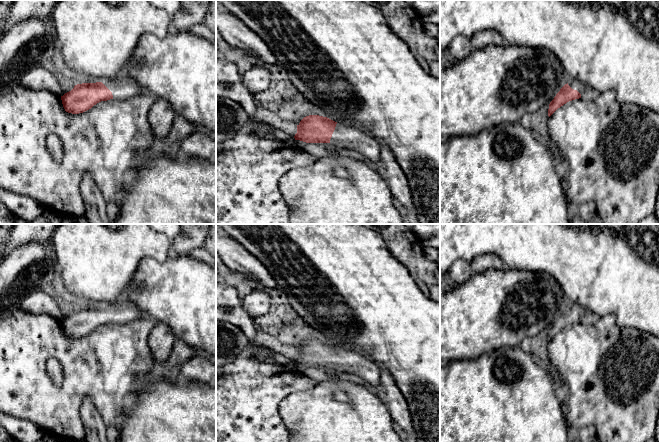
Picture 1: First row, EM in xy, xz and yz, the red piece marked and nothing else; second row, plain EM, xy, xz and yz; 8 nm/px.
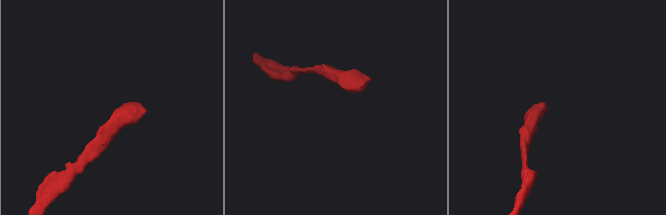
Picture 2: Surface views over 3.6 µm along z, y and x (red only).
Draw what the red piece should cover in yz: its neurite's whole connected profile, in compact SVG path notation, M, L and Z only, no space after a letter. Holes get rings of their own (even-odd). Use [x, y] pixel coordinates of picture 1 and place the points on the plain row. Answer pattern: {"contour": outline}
{"contour": "M571 304L565 308L549 328L548 340L550 341L558 332L569 325L581 322L586 309L577 304Z"}

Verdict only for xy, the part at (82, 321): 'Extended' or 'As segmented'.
Extended

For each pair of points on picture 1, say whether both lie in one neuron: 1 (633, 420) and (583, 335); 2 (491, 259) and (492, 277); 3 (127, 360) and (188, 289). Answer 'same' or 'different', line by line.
1: same
2: different
3: different

